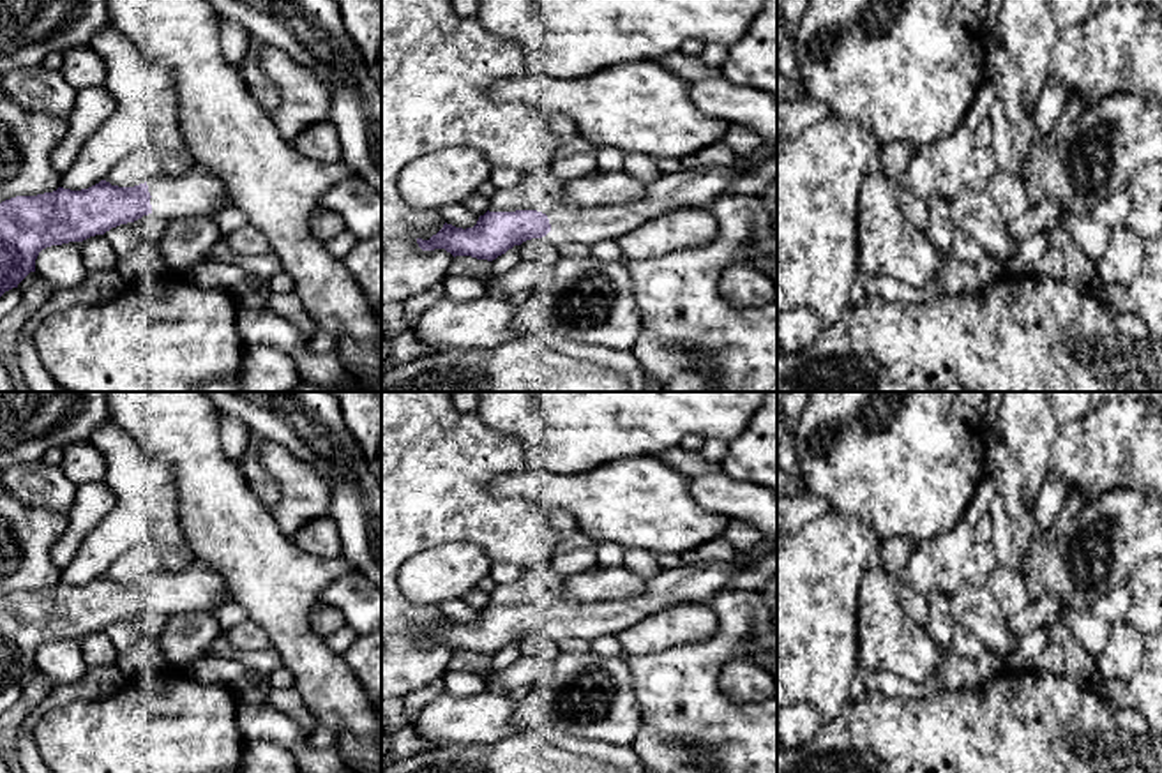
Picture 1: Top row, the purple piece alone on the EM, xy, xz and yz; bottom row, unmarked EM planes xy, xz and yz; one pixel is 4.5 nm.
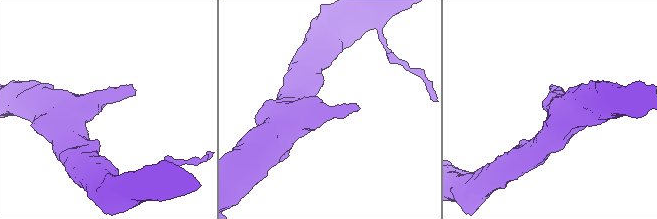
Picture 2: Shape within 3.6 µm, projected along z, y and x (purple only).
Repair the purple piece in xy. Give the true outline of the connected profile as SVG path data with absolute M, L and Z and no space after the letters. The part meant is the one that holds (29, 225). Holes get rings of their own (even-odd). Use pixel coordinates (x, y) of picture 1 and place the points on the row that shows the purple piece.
M198 162L177 175L155 175L134 187L106 180L71 191L58 187L0 203L0 296L35 272L39 252L51 245L83 242L143 215L164 221L210 217L230 205L223 180Z

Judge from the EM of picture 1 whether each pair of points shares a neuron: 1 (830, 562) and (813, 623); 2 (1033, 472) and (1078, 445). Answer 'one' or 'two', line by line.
1: one
2: two

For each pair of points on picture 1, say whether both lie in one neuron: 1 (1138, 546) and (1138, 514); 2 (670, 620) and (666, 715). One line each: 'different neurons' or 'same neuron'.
1: same neuron
2: different neurons

